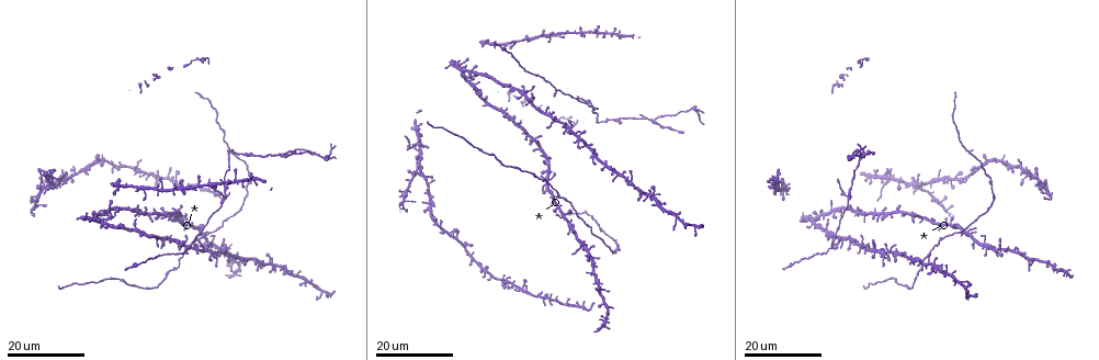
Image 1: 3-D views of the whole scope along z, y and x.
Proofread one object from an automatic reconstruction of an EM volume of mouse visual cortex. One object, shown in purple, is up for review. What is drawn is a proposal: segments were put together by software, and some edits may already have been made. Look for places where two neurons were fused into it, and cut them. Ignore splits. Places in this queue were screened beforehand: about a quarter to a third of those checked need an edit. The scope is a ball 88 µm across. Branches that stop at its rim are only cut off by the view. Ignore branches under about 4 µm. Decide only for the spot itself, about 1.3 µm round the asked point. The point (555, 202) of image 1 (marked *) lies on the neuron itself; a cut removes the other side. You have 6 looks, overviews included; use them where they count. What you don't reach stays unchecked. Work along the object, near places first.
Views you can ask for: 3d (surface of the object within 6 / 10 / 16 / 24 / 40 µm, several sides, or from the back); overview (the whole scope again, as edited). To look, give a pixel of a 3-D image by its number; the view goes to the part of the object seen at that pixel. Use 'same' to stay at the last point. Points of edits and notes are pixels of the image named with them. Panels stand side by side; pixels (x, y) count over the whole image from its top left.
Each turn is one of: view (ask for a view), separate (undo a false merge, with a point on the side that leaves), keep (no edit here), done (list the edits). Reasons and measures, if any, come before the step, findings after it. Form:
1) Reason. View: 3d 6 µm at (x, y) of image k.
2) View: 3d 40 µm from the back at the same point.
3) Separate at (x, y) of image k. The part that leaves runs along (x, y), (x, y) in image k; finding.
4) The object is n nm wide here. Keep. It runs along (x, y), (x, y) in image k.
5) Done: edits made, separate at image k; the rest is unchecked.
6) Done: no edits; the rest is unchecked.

View: 3d 16 µm at (417, 172) of image 1.

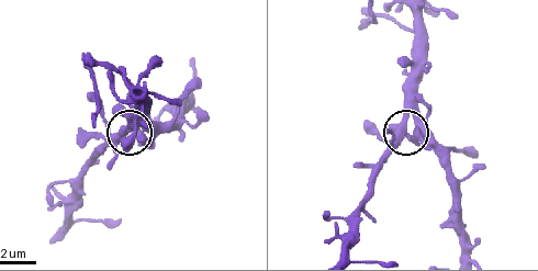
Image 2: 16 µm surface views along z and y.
View: 3d 10 µm at (403, 126) of image 2.

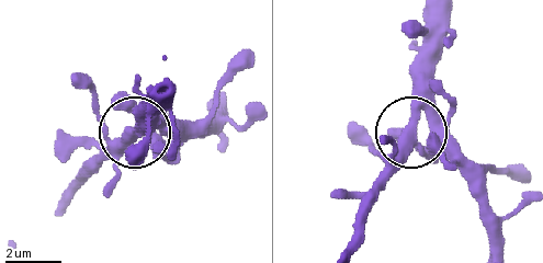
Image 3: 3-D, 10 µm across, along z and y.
The object is 400 nm wide here. Keep. Continuous, no second neuron.

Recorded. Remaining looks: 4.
Arms part here. View: 3d 24 µm at (556, 91) of image 1.

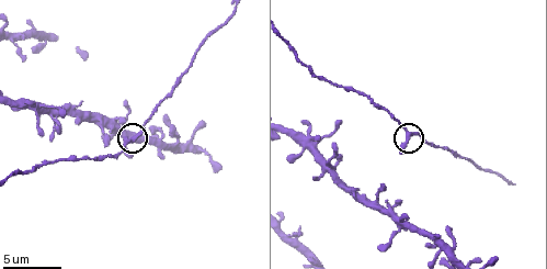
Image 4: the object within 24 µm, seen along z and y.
View: 3d 6 µm at (133, 139) of image 4.

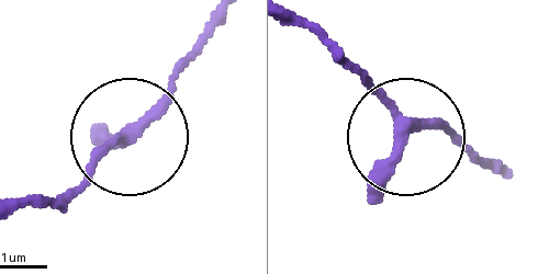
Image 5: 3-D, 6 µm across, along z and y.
The side arm is 24 µm long. Keep. Continuous, no second neuron.

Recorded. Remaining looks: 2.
A narrow waist. View: 3d 16 µm at (988, 176) of image 1.

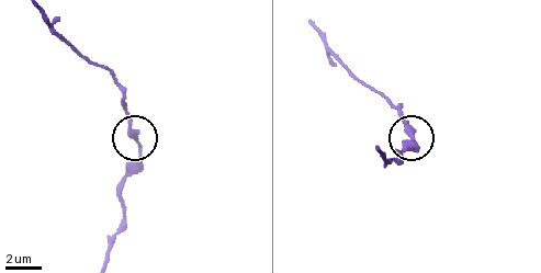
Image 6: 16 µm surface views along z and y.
Closer look. View: 3d 6 µm at (138, 150) of image 6.

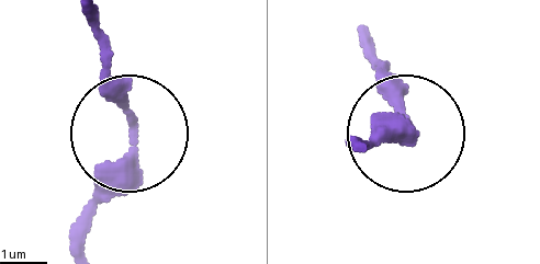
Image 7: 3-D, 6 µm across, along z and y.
Keep. Continuous, no second neuron.

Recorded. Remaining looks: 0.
Done: no edits; the rest is unchecked.

